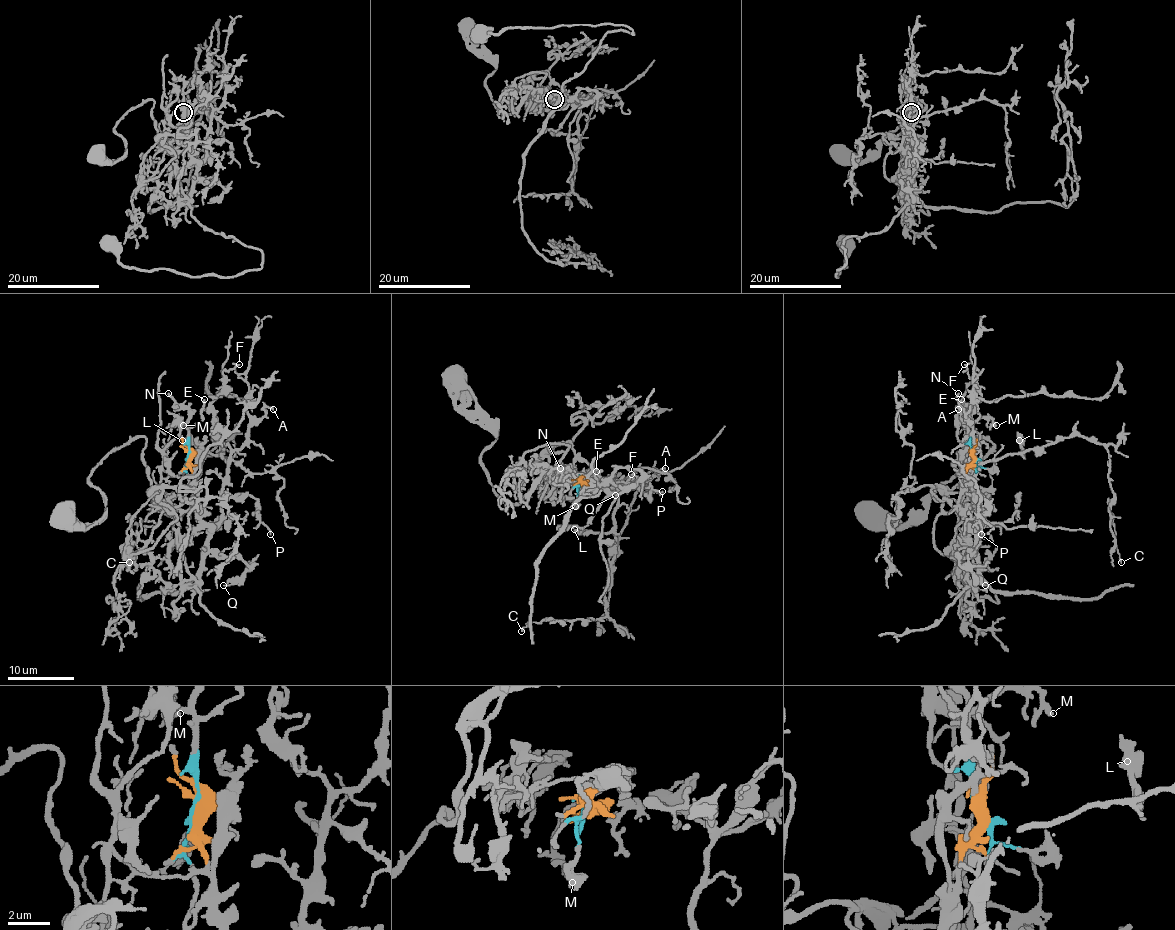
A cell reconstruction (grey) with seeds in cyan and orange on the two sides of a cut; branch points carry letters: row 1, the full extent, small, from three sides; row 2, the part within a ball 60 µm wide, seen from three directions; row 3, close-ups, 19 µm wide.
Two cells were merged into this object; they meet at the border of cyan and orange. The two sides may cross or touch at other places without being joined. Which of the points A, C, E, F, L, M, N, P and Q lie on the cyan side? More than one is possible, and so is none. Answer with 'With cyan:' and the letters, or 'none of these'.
With cyan: E, M, N

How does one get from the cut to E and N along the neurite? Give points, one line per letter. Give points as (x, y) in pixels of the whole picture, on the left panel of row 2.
E: (188, 456), (190, 429), (201, 419), (205, 399)
N: (188, 456), (188, 411), (168, 392)

